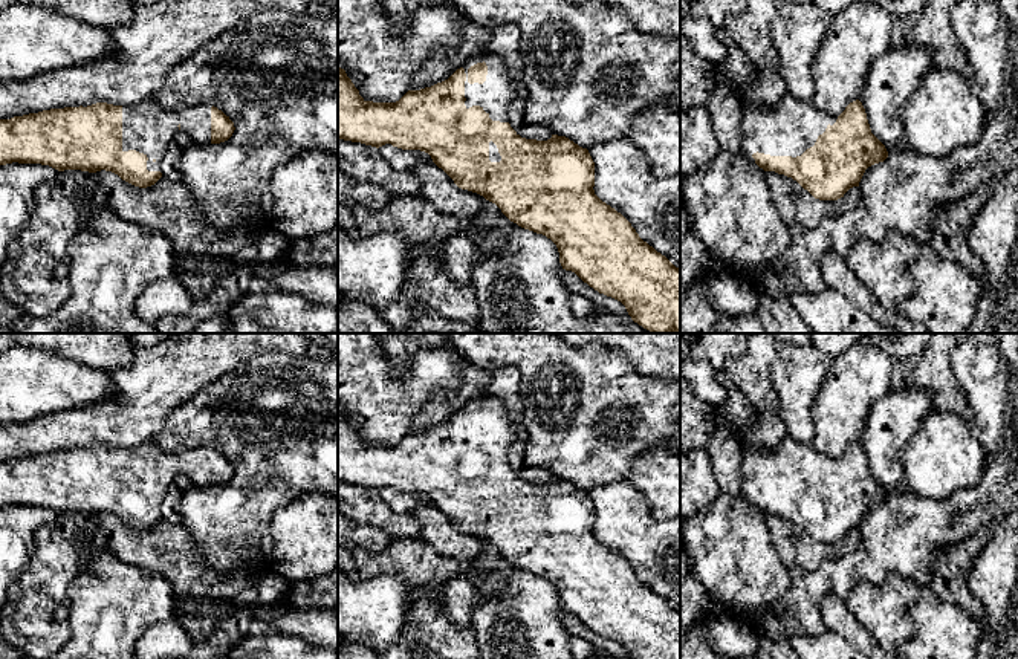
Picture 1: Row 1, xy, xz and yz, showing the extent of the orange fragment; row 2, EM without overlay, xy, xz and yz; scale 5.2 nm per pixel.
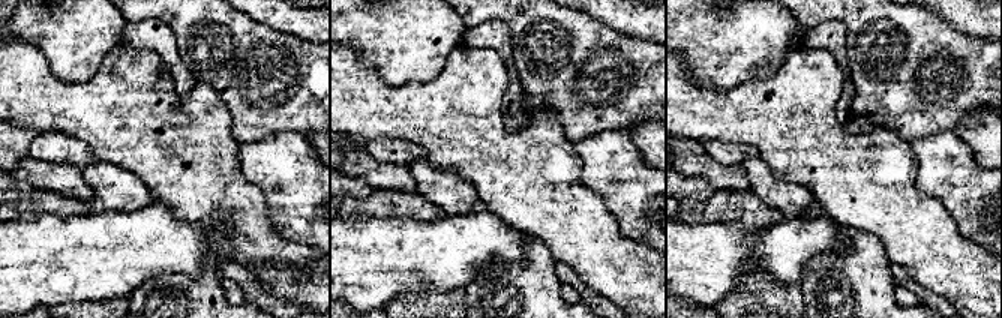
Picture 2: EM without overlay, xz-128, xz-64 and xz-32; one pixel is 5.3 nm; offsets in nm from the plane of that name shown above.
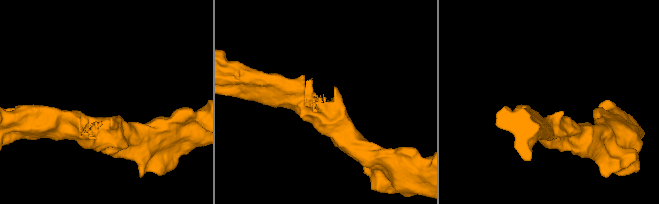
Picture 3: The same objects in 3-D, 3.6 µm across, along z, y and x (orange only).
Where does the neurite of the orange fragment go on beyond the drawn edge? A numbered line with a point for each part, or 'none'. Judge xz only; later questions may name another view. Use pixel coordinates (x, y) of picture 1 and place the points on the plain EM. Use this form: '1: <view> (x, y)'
1: xz (496, 438)

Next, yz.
1: yz (792, 468)

